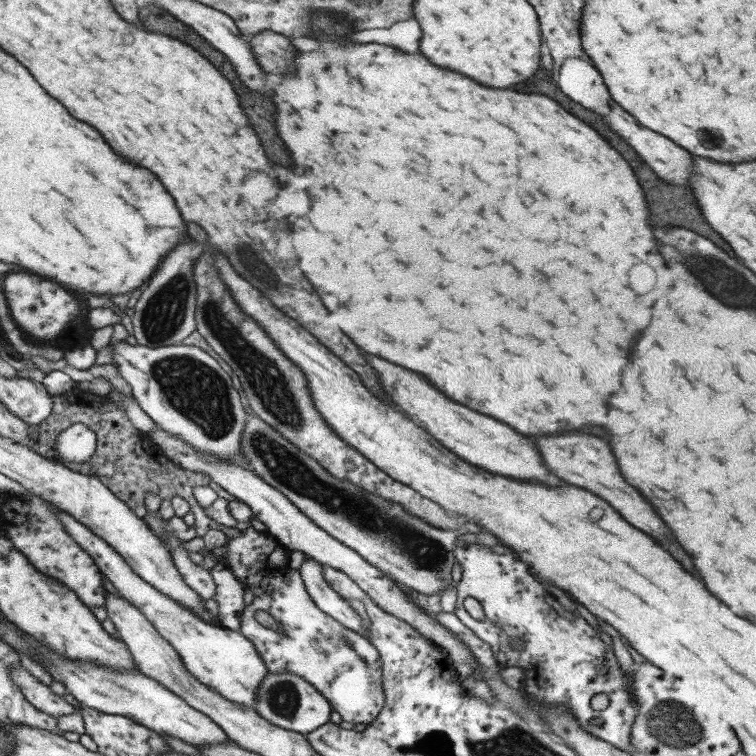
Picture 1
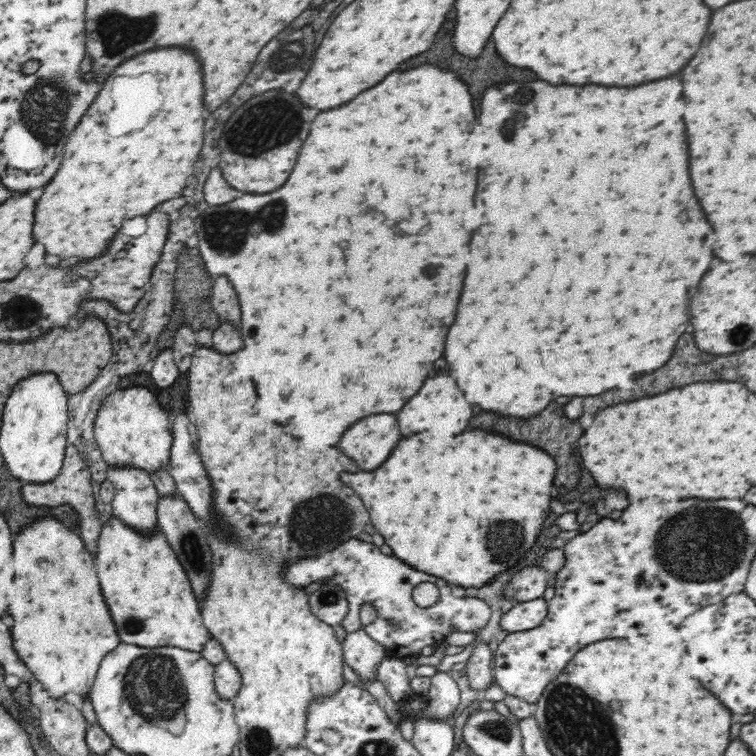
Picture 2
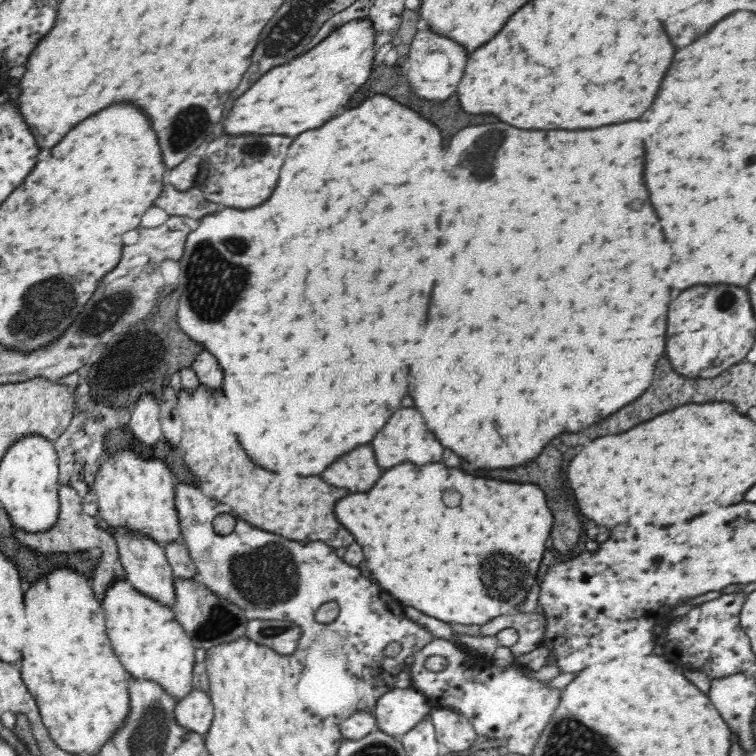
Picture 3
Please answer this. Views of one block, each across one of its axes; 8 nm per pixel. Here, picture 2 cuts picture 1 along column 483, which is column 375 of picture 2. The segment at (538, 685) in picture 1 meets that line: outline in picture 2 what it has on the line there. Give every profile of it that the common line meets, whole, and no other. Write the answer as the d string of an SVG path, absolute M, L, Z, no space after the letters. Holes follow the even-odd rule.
M356 538L342 542L334 550L320 556L288 560L284 568L284 580L294 588L306 588L314 582L322 582L324 586L336 584L350 602L348 626L342 626L344 632L352 634L352 632L364 630L372 640L376 640L378 644L382 644L382 648L388 650L386 658L396 658L396 660L418 656L422 648L426 646L434 648L442 644L444 638L452 634L450 626L456 626L460 632L478 634L488 624L490 614L492 614L486 602L478 598L470 598L470 596L456 598L452 596L454 592L442 578L436 578L424 572L414 572L414 568L410 568L408 564L402 564L402 560L380 554L380 550L374 544L368 544ZM422 582L432 582L438 588L438 600L428 608L418 606L412 598L412 590ZM364 604L370 604L376 612L376 620L368 626L362 626L358 618ZM386 620L396 620L398 630L390 630L386 626Z

